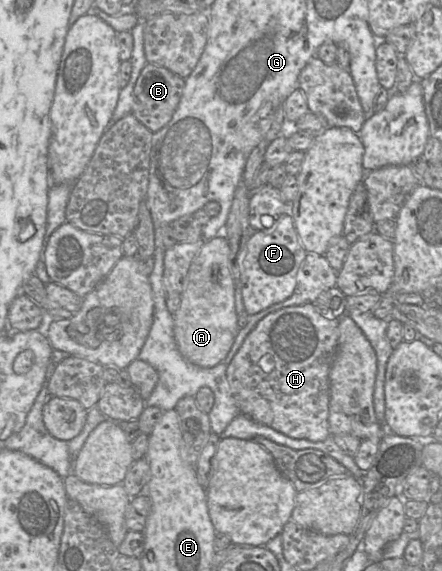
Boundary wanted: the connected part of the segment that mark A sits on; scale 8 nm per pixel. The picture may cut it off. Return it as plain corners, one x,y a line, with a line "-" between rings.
216,236
203,243
190,265
180,307
173,315
173,332
179,352
188,362
201,368
223,362
238,333
229,254
225,237

